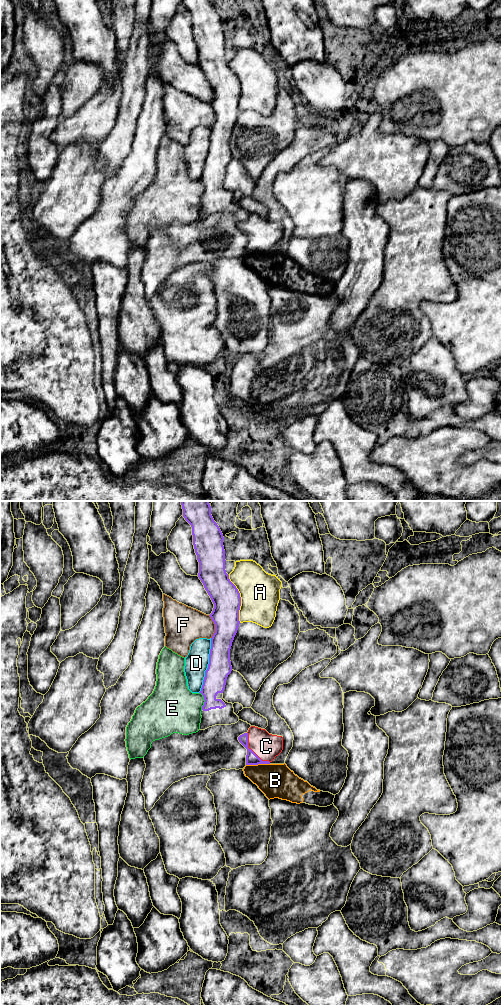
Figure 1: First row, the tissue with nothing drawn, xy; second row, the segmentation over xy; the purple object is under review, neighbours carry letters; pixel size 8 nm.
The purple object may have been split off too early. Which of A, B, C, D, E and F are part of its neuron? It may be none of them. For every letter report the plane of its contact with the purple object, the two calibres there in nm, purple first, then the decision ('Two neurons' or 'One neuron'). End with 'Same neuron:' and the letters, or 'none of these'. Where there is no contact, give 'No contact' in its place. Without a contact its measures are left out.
A: Touches purple in xy. Thickness 220 nm (purple) against 320 nm. Two neurons
B: Touches purple in xy. Thickness 100 nm (purple) against 280 nm. Two neurons
C: Touches purple in xy. Thickness 100 nm (purple) against 220 nm. One neuron
D: Touches purple in xy. Thickness 190 nm (purple) against 190 nm. Two neurons
E: Touches purple in xy. Thickness 180 nm (purple) against 380 nm. Two neurons
F: Touches purple in xy. Thickness 220 nm (purple) against 300 nm. Two neurons
Same neuron: C

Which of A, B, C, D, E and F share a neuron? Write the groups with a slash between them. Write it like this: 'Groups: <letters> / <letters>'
Groups: A / B / C / D / E / F

